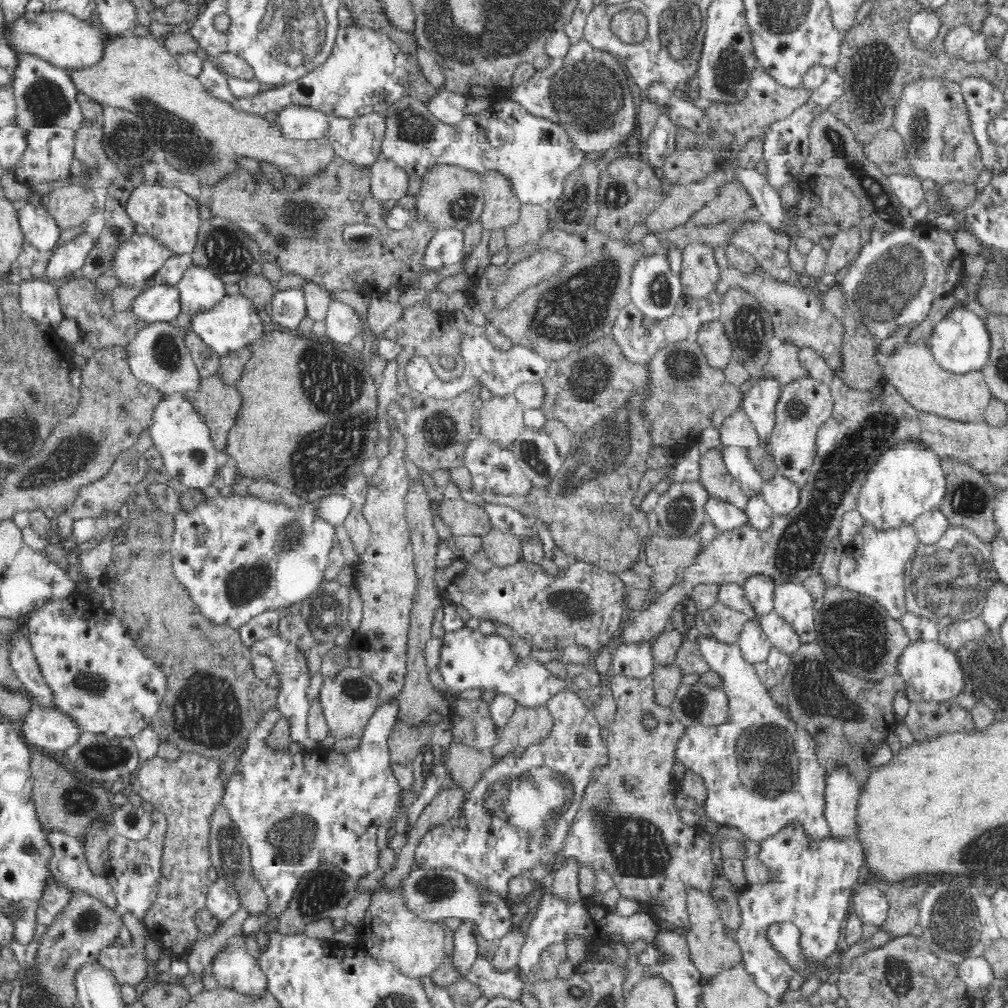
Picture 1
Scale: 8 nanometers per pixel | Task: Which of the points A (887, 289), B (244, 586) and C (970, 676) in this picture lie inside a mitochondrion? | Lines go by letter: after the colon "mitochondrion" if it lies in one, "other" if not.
A: mitochondrion
B: mitochondrion
C: other

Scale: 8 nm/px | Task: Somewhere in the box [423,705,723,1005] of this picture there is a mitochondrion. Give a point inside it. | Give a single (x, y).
(538, 799)

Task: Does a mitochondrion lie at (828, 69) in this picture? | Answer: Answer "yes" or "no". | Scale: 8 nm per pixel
no

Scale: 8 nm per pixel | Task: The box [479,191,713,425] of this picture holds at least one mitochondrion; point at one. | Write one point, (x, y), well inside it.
(573, 310)

